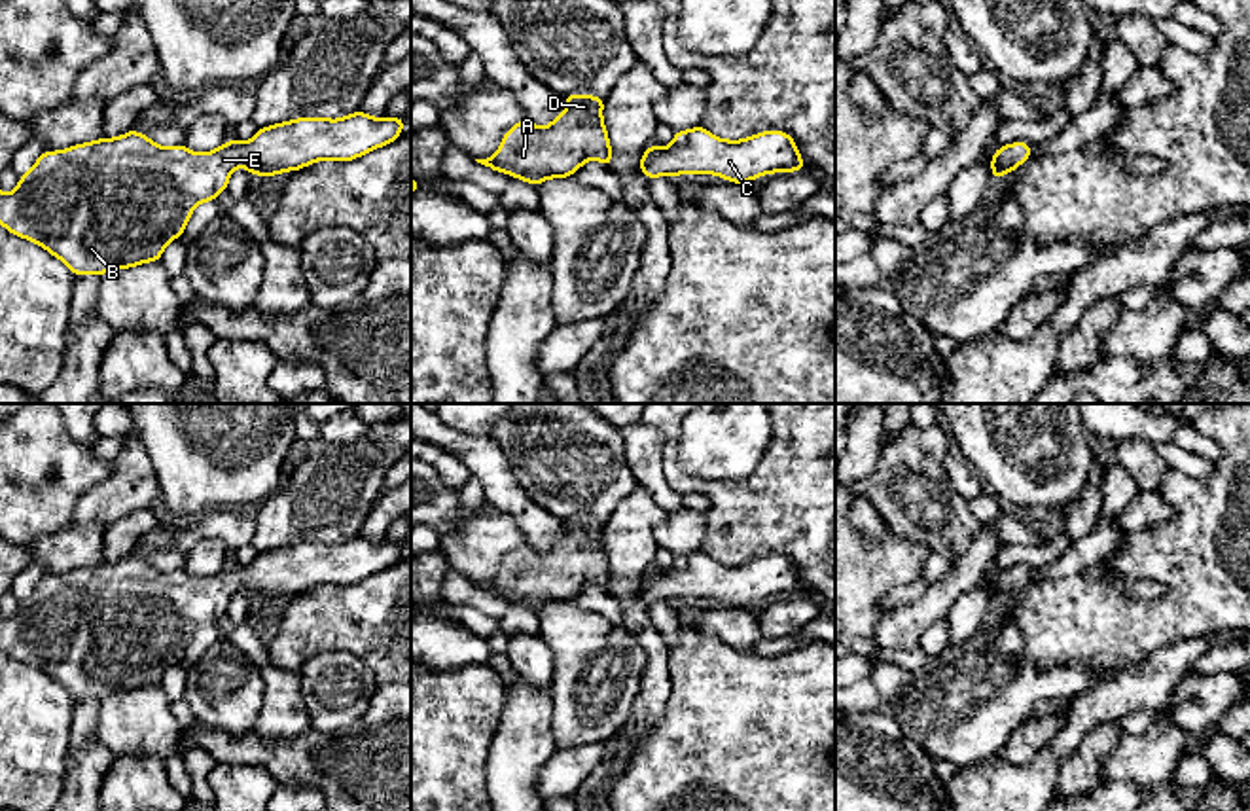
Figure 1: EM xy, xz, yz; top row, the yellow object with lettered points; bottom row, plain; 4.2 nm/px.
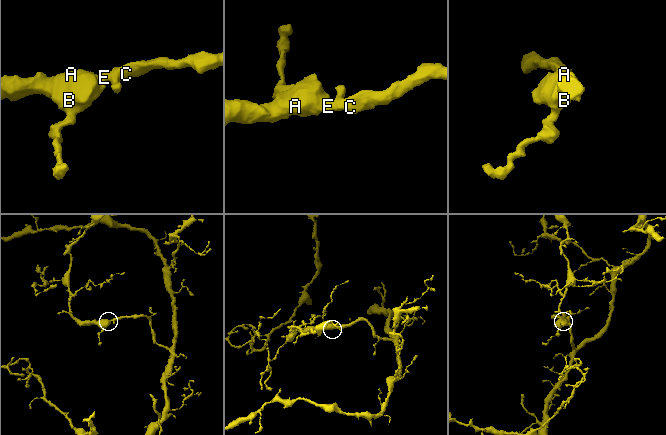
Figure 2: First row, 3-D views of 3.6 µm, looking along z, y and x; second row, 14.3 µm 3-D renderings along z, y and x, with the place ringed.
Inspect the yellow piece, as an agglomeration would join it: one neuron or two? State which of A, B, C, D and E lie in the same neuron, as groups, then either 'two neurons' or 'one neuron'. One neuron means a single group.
A B C D E; one neuron

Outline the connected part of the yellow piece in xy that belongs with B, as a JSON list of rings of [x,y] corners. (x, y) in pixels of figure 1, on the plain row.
[[[356,534],[341,544],[299,542],[271,551],[261,551],[242,568],[229,563],[218,574],[197,578],[184,568],[163,572],[138,555],[129,555],[117,563],[100,563],[76,568],[59,576],[44,576],[28,597],[19,601],[13,618],[0,616],[0,648],[13,659],[44,671],[49,678],[64,686],[74,701],[97,699],[157,686],[172,663],[180,663],[193,633],[205,625],[216,625],[225,616],[231,597],[244,591],[258,601],[275,601],[286,595],[299,595],[322,584],[352,586],[371,574],[394,567],[407,544],[369,542]]]

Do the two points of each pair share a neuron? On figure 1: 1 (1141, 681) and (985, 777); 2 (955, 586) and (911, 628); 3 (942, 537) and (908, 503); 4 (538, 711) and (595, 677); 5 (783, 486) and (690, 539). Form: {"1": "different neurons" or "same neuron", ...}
{"1": "same neuron", "2": "same neuron", "3": "same neuron", "4": "different neurons", "5": "different neurons"}

